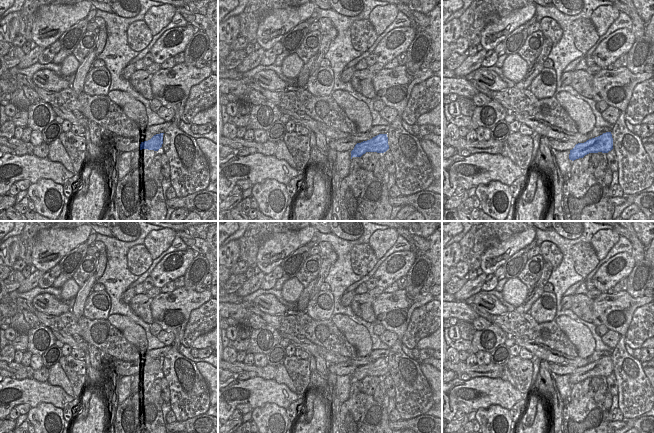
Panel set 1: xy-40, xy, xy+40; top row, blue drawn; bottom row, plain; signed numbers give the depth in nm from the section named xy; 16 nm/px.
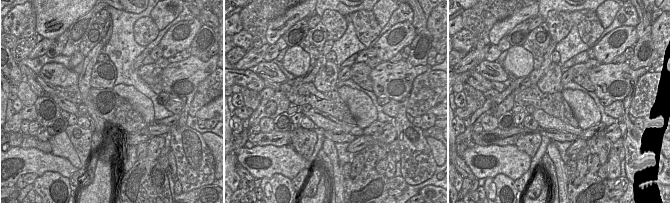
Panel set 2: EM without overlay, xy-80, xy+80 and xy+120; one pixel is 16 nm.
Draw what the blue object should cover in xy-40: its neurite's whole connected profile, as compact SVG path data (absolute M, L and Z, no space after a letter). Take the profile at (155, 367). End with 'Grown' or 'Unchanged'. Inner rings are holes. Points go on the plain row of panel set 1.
M164 357L156 358L150 364L141 366L140 374L148 373L158 375L163 368L163 358Z. Unchanged

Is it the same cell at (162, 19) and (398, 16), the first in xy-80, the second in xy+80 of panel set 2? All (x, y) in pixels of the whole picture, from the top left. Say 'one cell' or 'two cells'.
two cells

